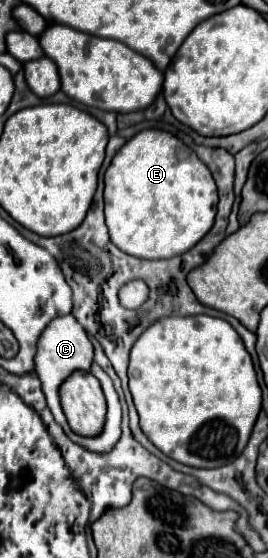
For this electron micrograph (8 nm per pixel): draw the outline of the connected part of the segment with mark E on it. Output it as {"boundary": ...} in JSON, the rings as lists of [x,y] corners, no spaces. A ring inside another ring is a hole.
{"boundary":[[[143,129],[113,157],[105,171],[105,221],[111,241],[143,259],[169,259],[189,251],[213,225],[217,187],[195,151],[161,129]]]}

